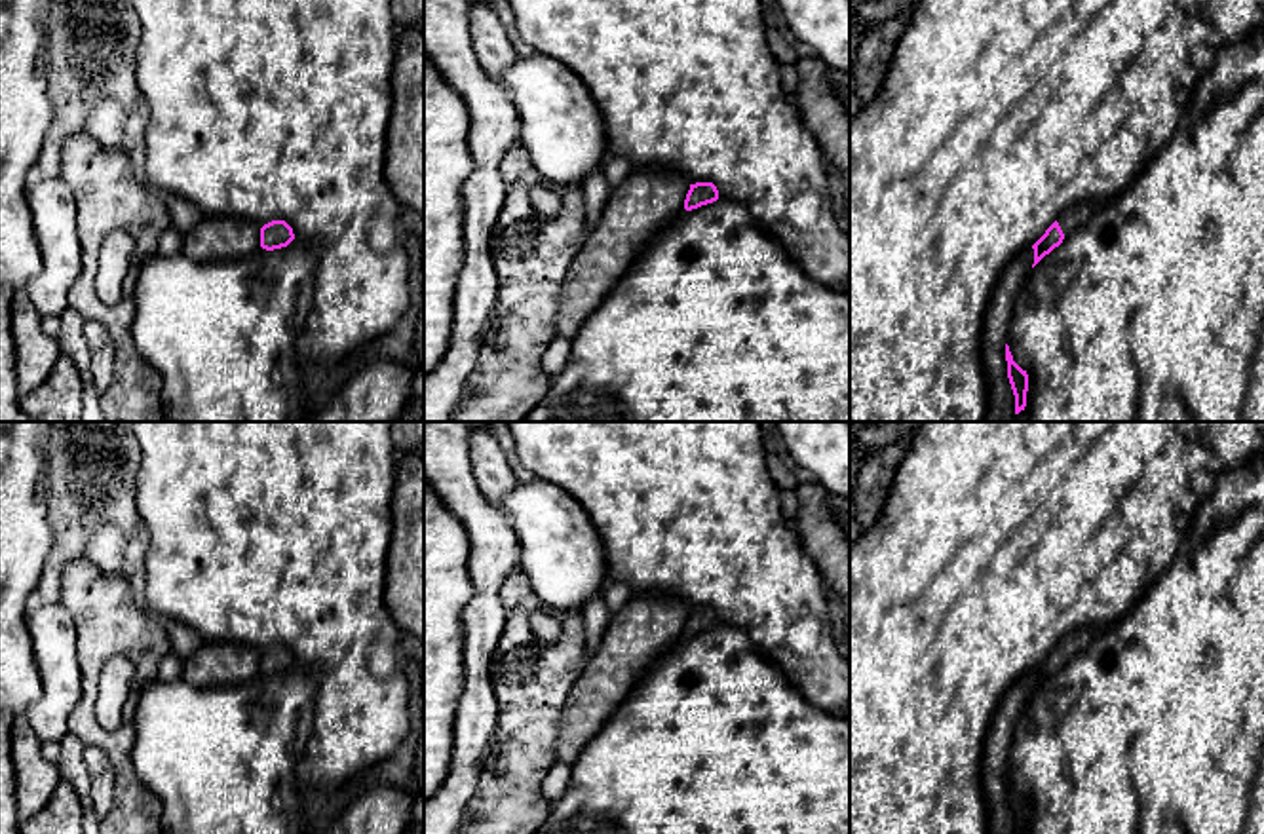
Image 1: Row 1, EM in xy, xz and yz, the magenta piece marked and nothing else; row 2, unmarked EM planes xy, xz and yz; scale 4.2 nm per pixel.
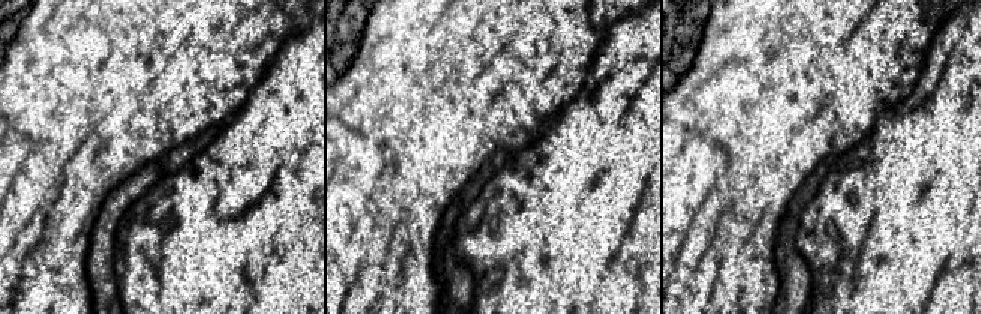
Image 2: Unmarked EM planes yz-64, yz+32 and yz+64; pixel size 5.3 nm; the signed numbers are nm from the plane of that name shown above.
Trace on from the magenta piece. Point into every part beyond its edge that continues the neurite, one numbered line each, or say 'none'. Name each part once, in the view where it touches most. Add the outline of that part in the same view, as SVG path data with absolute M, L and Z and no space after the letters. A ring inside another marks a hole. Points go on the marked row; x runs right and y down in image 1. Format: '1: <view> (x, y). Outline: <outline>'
1: yz (1074, 217). Outline: M1087 201L1087 203L1078 203L1066 209L1057 218L1064 237L1072 236L1080 226L1083 226L1106 201Z

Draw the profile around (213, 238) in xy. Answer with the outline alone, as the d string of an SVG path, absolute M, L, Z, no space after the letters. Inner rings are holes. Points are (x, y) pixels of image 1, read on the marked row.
M203 215L201 220L182 234L181 253L192 260L215 262L241 258L260 249L260 228L255 222Z

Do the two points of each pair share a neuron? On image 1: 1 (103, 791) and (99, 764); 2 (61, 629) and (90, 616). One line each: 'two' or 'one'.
1: one
2: two

